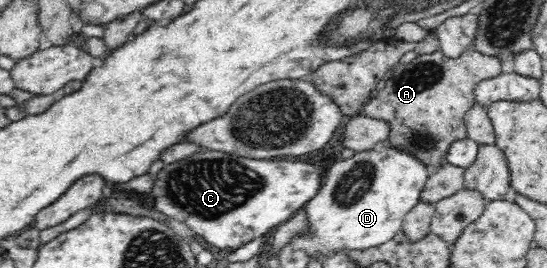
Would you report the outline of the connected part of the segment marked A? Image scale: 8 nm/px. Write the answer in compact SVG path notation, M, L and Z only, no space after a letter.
M473 48L466 50L454 59L445 57L440 50L431 54L409 56L406 61L399 62L391 70L391 76L386 80L383 90L378 90L377 96L364 104L362 113L389 123L389 136L385 142L389 147L395 147L403 153L409 153L421 161L430 171L435 170L447 163L446 156L450 144L467 137L464 116L475 105L473 92L477 84L482 80L499 76L502 72L501 59L481 54Z

